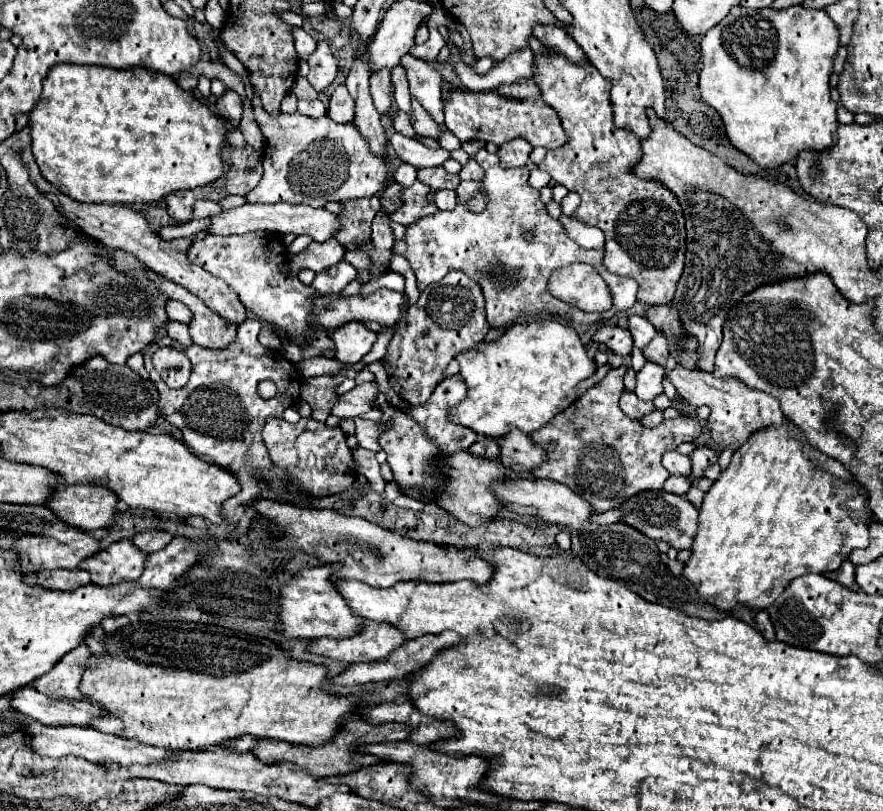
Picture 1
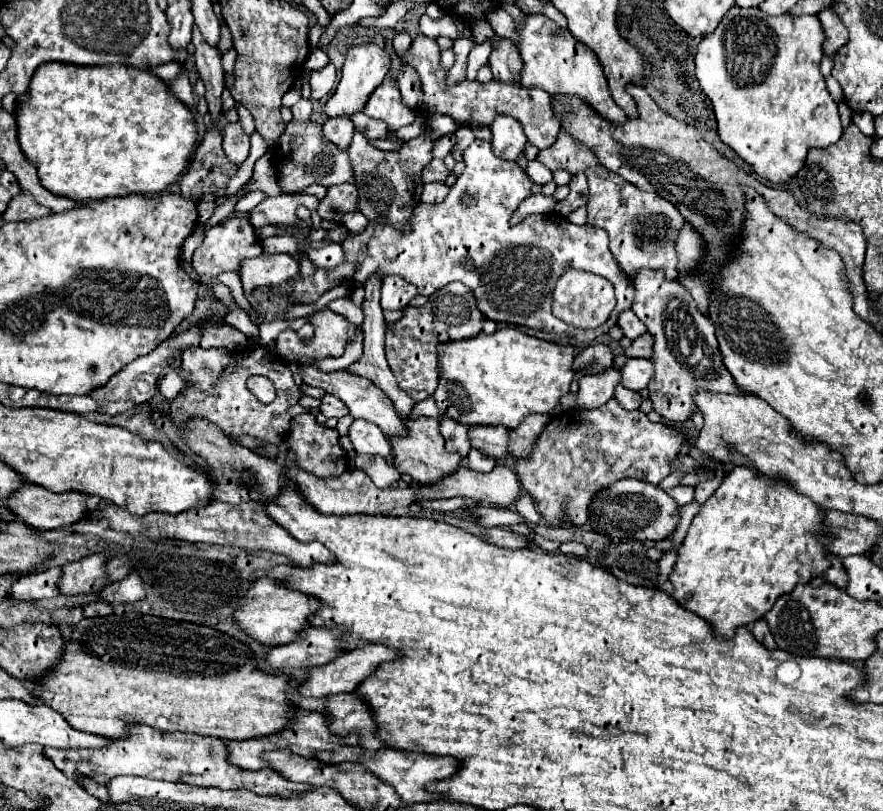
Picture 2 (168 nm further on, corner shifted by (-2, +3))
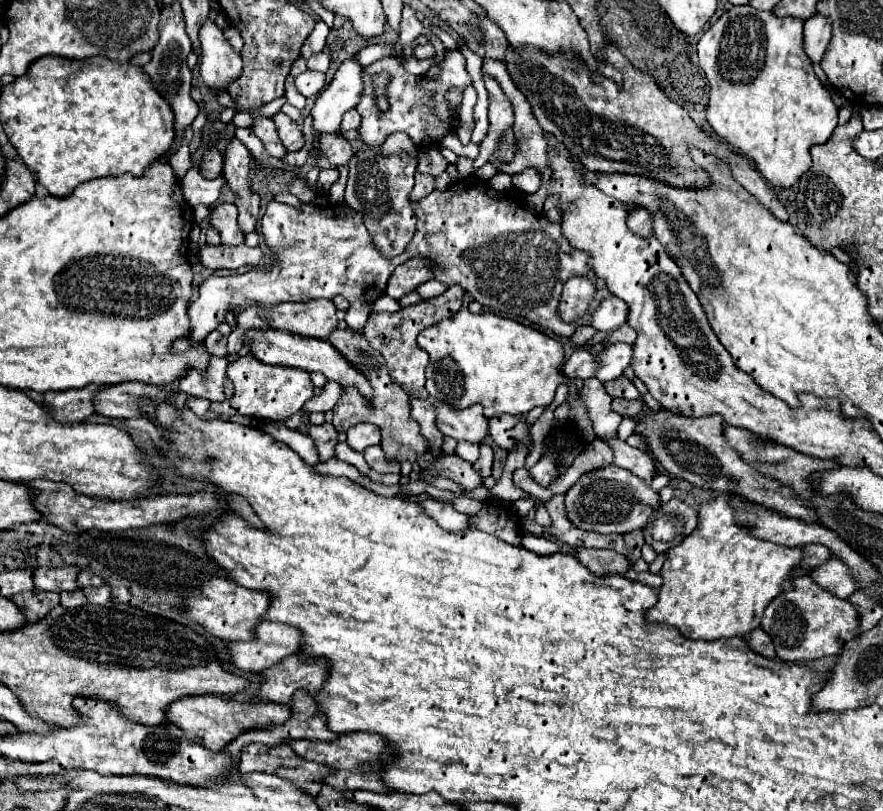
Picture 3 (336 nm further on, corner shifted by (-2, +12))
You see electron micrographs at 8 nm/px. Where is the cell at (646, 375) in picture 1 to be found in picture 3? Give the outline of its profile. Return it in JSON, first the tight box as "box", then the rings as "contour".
{"box":[596,344,632,382],"contour":[[[618,344],[618,346],[608,346],[600,356],[600,368],[596,372],[596,378],[600,382],[608,382],[614,378],[624,376],[624,370],[632,364],[632,346],[626,344]]]}

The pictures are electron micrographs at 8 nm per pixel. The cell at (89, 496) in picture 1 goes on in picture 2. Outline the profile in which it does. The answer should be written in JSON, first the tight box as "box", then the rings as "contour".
{"box":[4,483,88,531],"contour":[[[24,483],[18,491],[14,491],[10,495],[10,499],[4,501],[4,507],[8,507],[28,527],[40,529],[40,531],[72,525],[72,523],[80,521],[82,515],[86,515],[86,511],[88,511],[84,493],[76,493],[76,491],[72,491],[72,493],[52,493],[52,491],[46,491],[44,487],[38,487],[38,485],[32,485],[32,483]]]}

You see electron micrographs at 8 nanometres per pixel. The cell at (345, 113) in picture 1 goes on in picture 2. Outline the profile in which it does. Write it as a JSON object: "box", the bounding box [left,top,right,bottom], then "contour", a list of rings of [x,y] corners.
{"box":[322,119,354,151],"contour":[[[328,119],[322,125],[322,131],[324,131],[326,141],[334,143],[340,151],[346,151],[350,147],[350,141],[354,135],[354,127],[350,119]]]}

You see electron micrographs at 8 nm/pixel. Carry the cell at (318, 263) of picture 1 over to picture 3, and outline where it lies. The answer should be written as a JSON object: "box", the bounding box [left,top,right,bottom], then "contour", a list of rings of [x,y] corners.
{"box":[198,246,264,270],"contour":[[[204,246],[198,250],[198,260],[210,270],[240,270],[240,268],[254,268],[262,264],[264,254],[260,248],[242,246]]]}

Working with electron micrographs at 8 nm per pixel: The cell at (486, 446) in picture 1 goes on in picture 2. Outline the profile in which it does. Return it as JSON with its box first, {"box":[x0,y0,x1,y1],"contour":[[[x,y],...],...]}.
{"box":[468,449,496,473],"contour":[[[472,449],[470,455],[468,455],[468,467],[478,471],[478,473],[488,473],[488,471],[494,469],[494,465],[496,465],[496,461],[492,457],[488,457],[488,455],[482,455],[480,451]]]}

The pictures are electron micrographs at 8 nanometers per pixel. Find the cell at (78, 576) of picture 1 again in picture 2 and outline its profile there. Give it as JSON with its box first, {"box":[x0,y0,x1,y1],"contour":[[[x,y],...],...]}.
{"box":[8,569,60,601],"contour":[[[48,569],[48,571],[40,571],[40,573],[22,575],[8,589],[8,597],[20,599],[20,601],[36,601],[36,599],[44,599],[44,597],[48,597],[48,599],[56,597],[60,593],[56,587],[58,575],[60,575],[60,569]]]}

